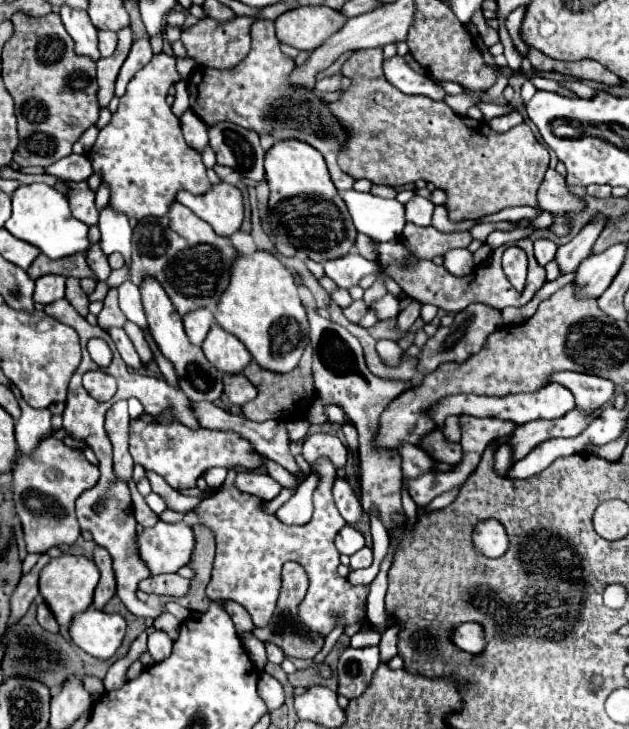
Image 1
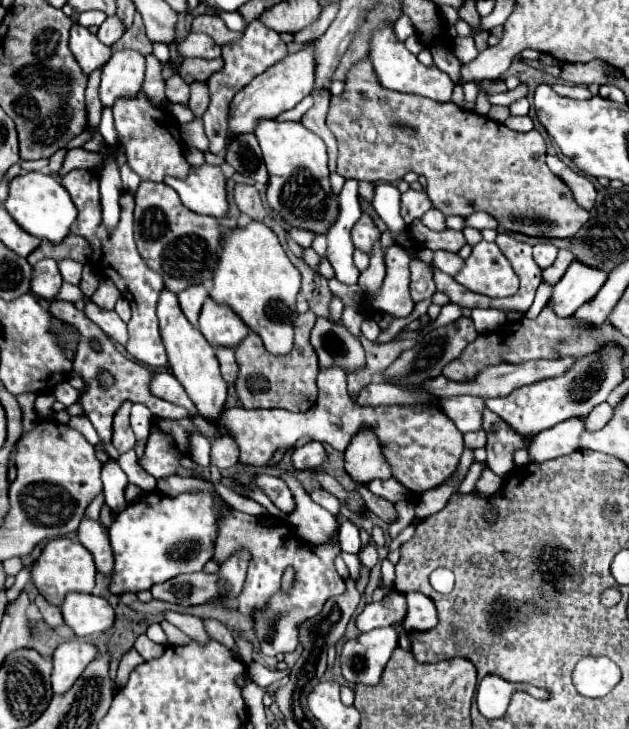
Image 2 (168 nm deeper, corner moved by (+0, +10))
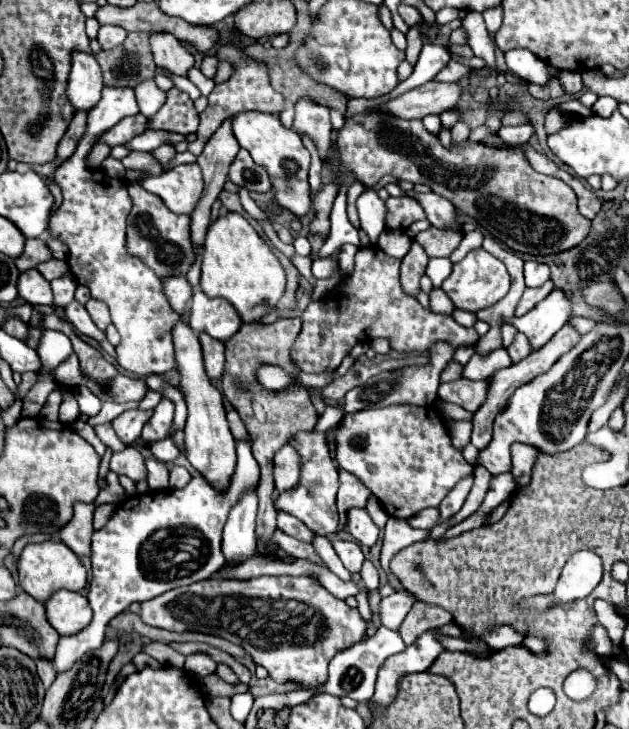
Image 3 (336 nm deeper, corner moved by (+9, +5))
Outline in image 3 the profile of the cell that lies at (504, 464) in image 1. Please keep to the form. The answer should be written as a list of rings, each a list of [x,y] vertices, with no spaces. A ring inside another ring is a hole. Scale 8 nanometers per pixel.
[[[424,509],[416,517],[410,517],[408,523],[412,527],[418,527],[418,529],[432,529],[432,527],[438,525],[438,519],[440,519],[440,511],[438,509]]]

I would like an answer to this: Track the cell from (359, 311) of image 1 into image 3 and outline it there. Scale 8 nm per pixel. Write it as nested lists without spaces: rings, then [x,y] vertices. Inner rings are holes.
[[[294,255],[292,257],[292,263],[296,265],[296,269],[314,285],[316,283],[316,277],[312,275],[312,271],[310,271],[310,267],[312,267],[312,259],[310,257],[300,257],[300,255]]]

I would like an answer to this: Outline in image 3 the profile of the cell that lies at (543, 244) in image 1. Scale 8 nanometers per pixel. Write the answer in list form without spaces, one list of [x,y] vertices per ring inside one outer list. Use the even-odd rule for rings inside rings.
[[[526,261],[524,263],[524,277],[526,277],[528,287],[540,287],[544,281],[550,279],[550,267],[546,263]]]

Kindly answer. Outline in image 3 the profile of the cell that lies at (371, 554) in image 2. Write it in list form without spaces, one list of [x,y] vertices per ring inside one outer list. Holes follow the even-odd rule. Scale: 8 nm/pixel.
[[[364,559],[360,575],[362,575],[362,581],[364,581],[366,589],[376,589],[376,587],[378,587],[378,579],[380,579],[380,577],[378,577],[378,569],[374,567],[374,563],[372,563],[372,561]]]

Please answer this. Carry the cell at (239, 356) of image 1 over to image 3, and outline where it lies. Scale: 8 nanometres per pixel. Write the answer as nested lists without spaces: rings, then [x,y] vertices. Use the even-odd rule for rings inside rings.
[[[196,287],[192,303],[190,303],[188,325],[196,333],[208,333],[210,337],[218,341],[228,341],[240,329],[242,321],[228,301],[208,299]]]

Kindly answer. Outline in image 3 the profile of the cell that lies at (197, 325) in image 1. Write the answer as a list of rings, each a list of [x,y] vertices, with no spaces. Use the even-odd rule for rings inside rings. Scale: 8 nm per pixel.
[[[172,277],[172,281],[164,281],[164,293],[172,305],[172,309],[184,317],[188,311],[188,301],[192,299],[192,285],[186,277]]]

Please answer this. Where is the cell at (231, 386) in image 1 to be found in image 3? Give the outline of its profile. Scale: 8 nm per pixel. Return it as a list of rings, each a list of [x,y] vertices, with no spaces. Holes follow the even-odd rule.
[[[198,335],[202,343],[202,353],[204,353],[204,367],[210,379],[220,379],[224,373],[224,343],[222,341],[212,341],[208,335]]]

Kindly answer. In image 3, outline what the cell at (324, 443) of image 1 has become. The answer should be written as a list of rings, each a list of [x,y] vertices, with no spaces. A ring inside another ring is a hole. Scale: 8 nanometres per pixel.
[[[284,447],[274,457],[274,483],[278,491],[292,489],[300,479],[300,453],[294,447]]]

